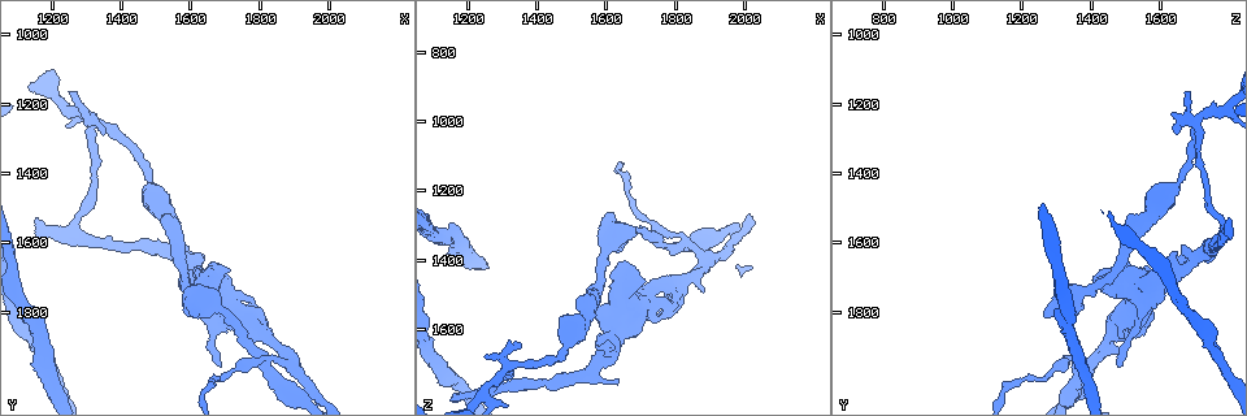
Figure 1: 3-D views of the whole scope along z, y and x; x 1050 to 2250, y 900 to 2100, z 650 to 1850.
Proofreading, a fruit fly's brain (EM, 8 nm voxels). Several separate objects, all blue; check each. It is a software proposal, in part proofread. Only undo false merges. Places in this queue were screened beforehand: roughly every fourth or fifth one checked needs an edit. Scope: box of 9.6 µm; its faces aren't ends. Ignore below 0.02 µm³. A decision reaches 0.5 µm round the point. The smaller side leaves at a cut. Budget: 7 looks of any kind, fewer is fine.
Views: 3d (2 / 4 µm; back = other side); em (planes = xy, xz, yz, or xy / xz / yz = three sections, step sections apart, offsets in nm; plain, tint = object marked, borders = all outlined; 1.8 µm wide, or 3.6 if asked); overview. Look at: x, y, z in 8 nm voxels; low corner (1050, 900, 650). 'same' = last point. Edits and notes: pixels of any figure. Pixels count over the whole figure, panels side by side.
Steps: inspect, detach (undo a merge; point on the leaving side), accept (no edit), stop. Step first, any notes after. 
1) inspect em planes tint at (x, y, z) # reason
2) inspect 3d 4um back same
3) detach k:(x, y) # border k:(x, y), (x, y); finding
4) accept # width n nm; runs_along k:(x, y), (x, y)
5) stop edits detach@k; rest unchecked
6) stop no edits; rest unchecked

inspect 3d 2um at (1320, 1240, 1710) # sharp bend

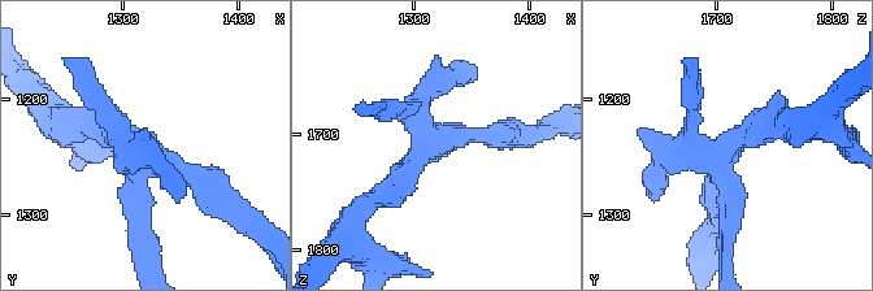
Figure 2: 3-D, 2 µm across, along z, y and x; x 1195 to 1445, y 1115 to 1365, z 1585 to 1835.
inspect em planes tint at (1316, 1244, 1708) # now the EM

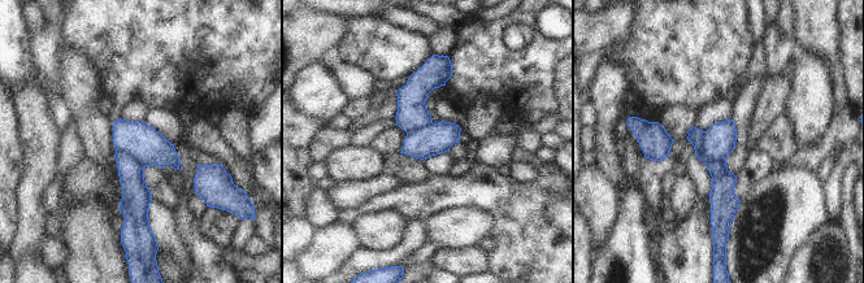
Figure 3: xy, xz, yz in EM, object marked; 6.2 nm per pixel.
detach 3:(720, 139) # border 3:(704, 131), (704, 149), (724, 159); two neurons meet here

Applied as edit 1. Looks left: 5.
inspect overview # see it whole again

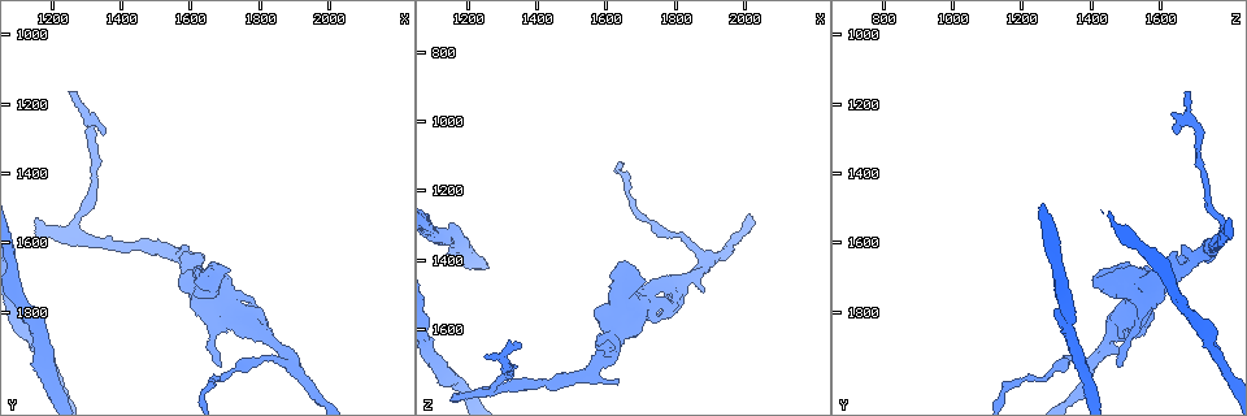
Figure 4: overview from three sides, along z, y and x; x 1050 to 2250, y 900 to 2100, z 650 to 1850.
inspect em 3.6um planes tint at (1280, 1580, 1770) # sharp bend

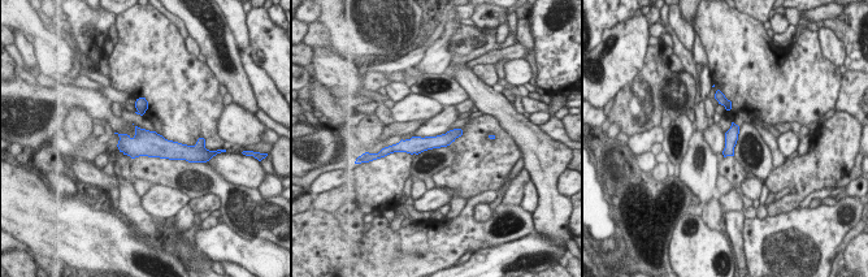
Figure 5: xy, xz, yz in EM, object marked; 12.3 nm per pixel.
accept # width 160 nm; runs_along 5:(458, 131), (443, 141), (400, 146); continuous, no second neuron

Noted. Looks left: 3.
inspect em 3.6um yz step 8 tint at (1620, 1690, 1640) # thick turns thin

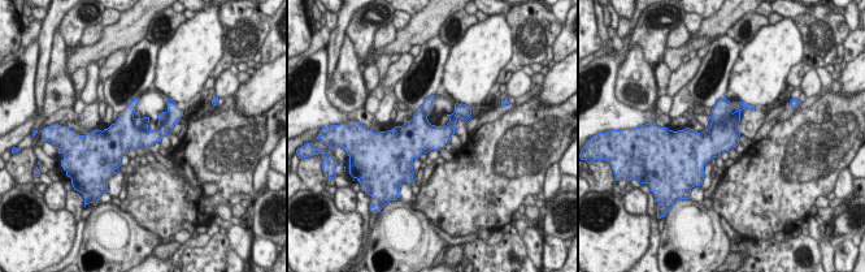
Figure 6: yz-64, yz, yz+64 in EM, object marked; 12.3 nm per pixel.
accept # width 400 nm; one neuron here

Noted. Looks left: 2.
stop edits detach@3; rest unchecked

